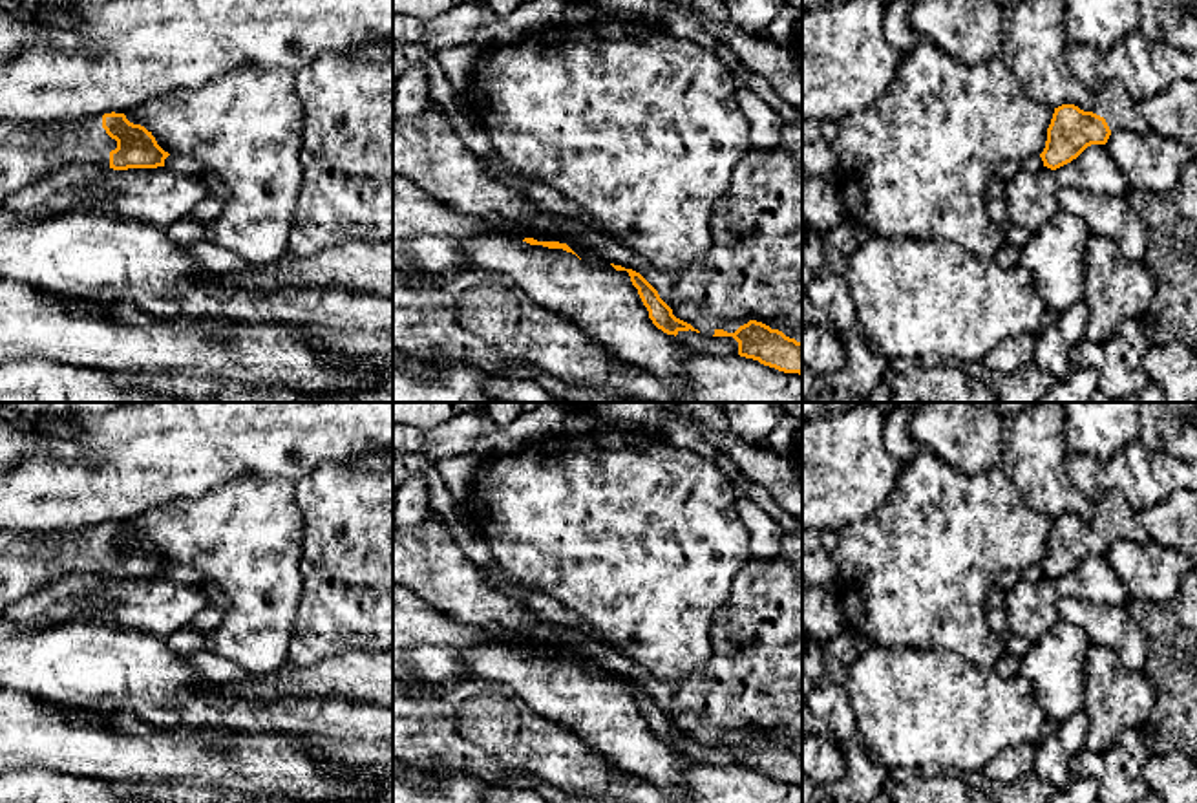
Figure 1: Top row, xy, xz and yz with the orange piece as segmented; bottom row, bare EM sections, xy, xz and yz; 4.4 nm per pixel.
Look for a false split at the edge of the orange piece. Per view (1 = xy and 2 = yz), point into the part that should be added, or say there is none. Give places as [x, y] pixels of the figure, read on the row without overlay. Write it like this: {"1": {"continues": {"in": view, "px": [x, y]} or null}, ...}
{"1": {"continues": {"in": "xy", "px": [28, 562]}}, "2": {"continues": {"in": "yz", "px": [1115, 514]}}}

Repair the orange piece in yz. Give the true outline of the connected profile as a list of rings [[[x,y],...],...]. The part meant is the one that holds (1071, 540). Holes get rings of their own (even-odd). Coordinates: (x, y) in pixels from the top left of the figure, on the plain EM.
[[[1111,490],[1098,501],[1091,521],[1084,521],[1075,514],[1054,518],[1045,558],[1040,563],[1043,576],[1056,580],[1076,569],[1087,556],[1106,554],[1117,540],[1149,541],[1137,510],[1120,490]]]

